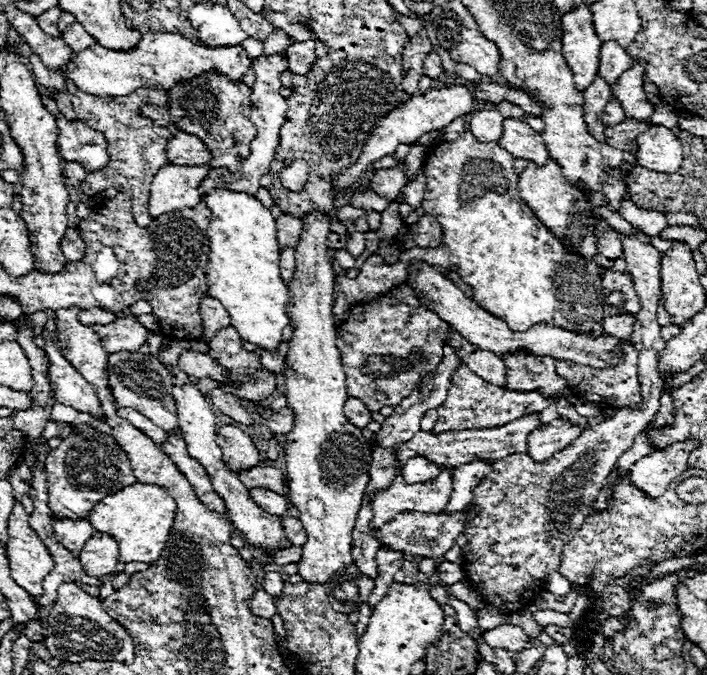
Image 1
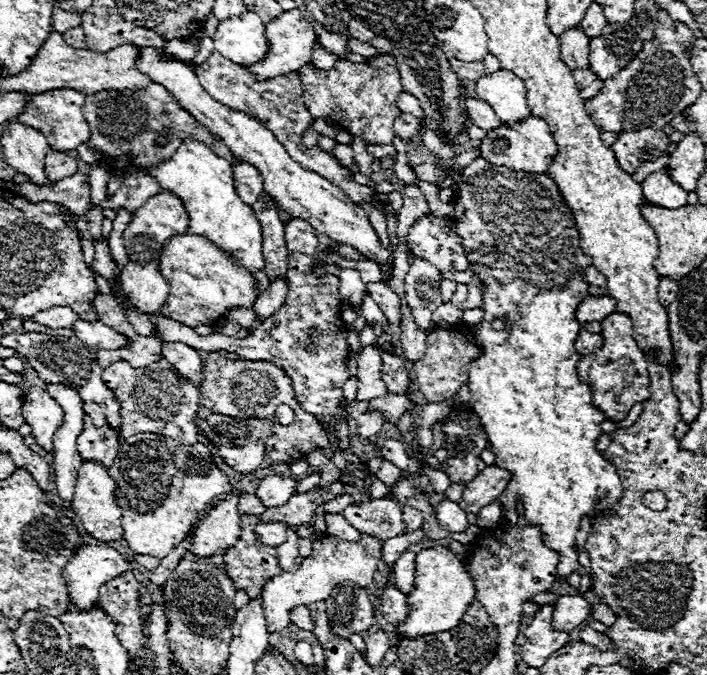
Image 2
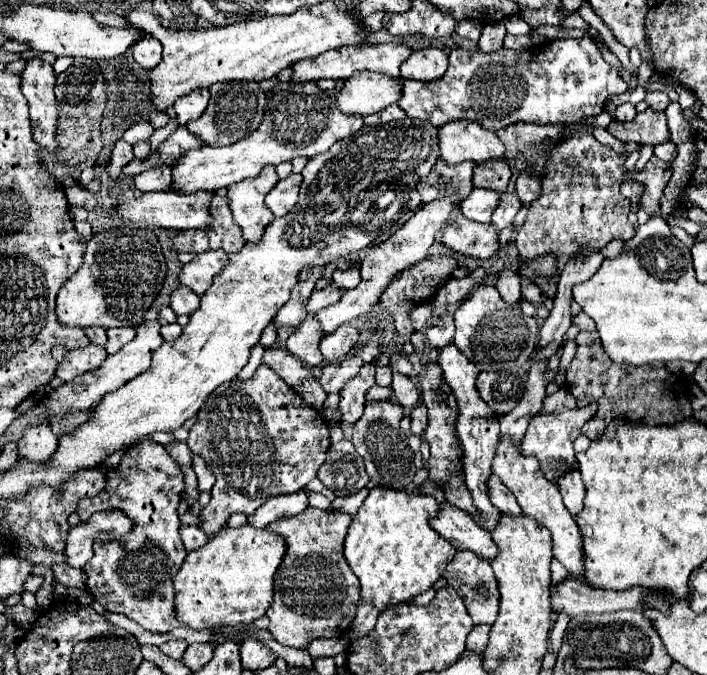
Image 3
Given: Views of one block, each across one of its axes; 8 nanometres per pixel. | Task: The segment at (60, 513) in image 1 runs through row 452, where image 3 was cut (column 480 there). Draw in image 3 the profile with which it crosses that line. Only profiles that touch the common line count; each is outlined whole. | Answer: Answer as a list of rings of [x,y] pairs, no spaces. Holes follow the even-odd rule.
[[[576,38],[576,40],[552,40],[550,44],[544,46],[532,46],[528,48],[528,52],[500,48],[498,52],[486,54],[482,50],[454,48],[450,52],[450,66],[444,78],[434,82],[404,80],[404,96],[398,100],[398,106],[410,118],[428,120],[434,126],[444,126],[452,120],[472,120],[488,130],[500,130],[516,122],[572,126],[582,118],[598,116],[612,96],[622,94],[626,90],[628,84],[620,78],[618,70],[606,64],[596,42],[592,38]]]

